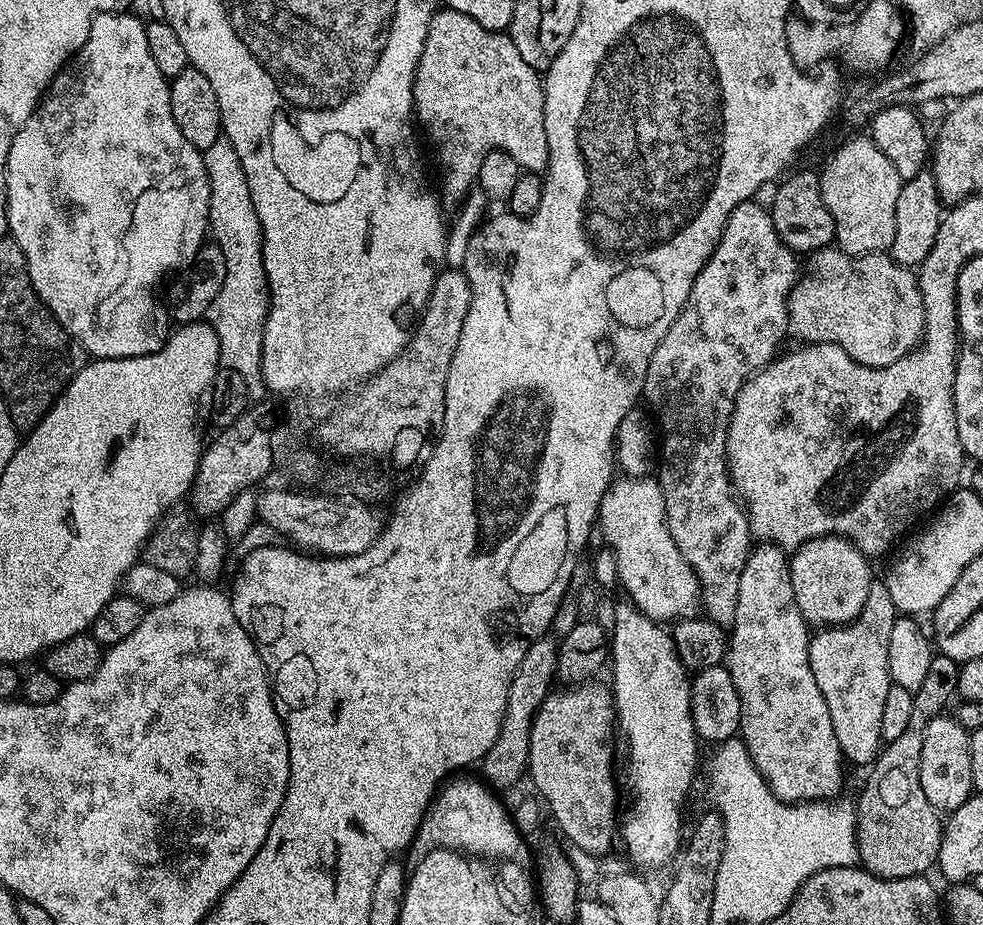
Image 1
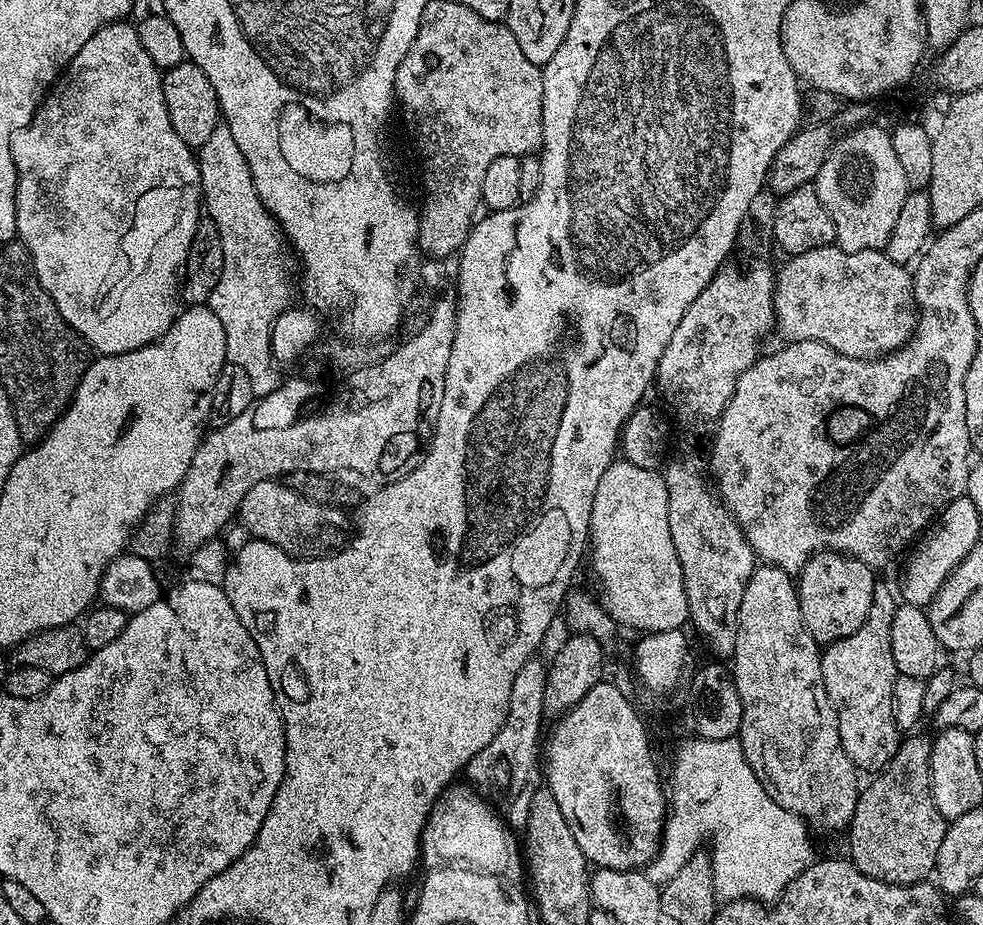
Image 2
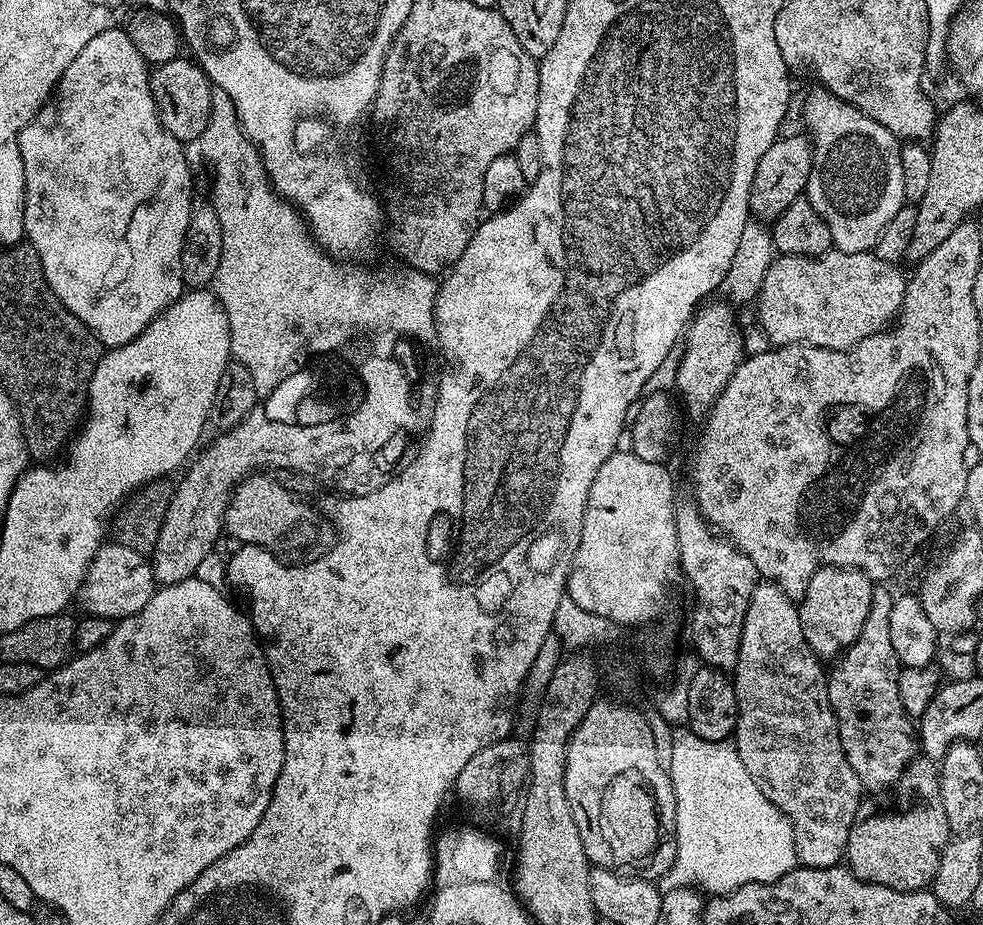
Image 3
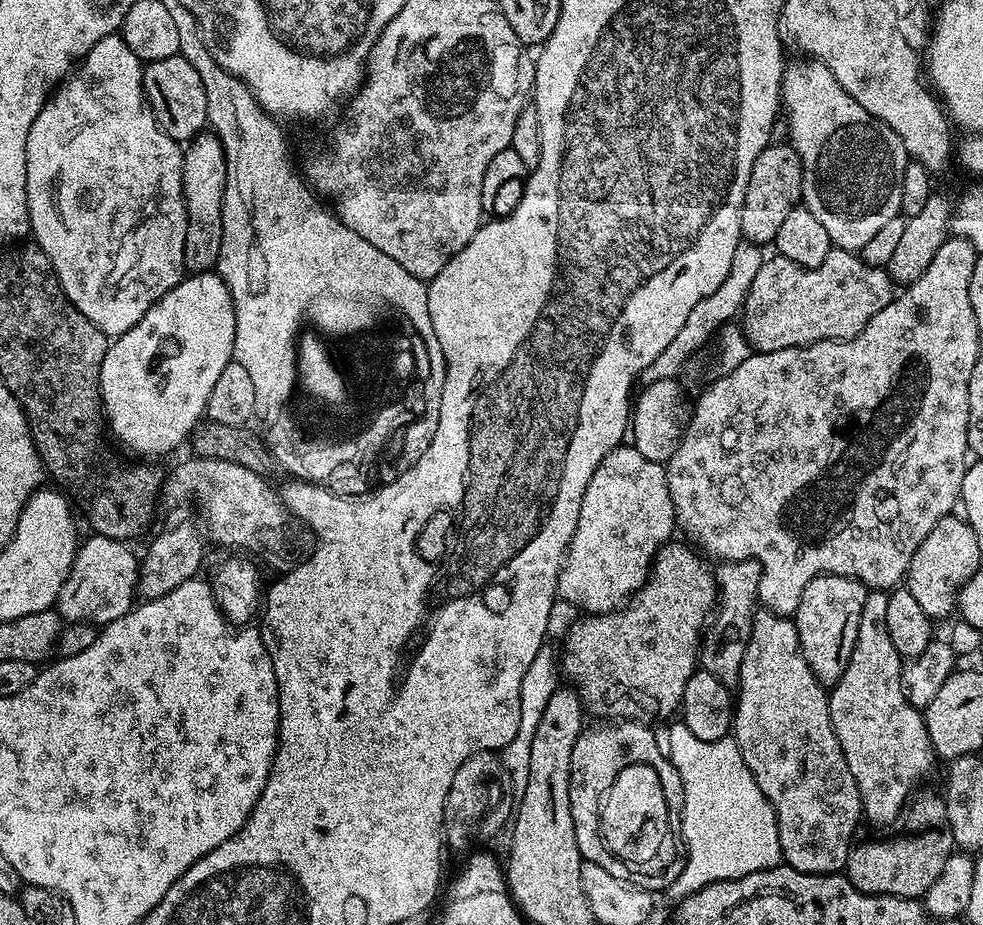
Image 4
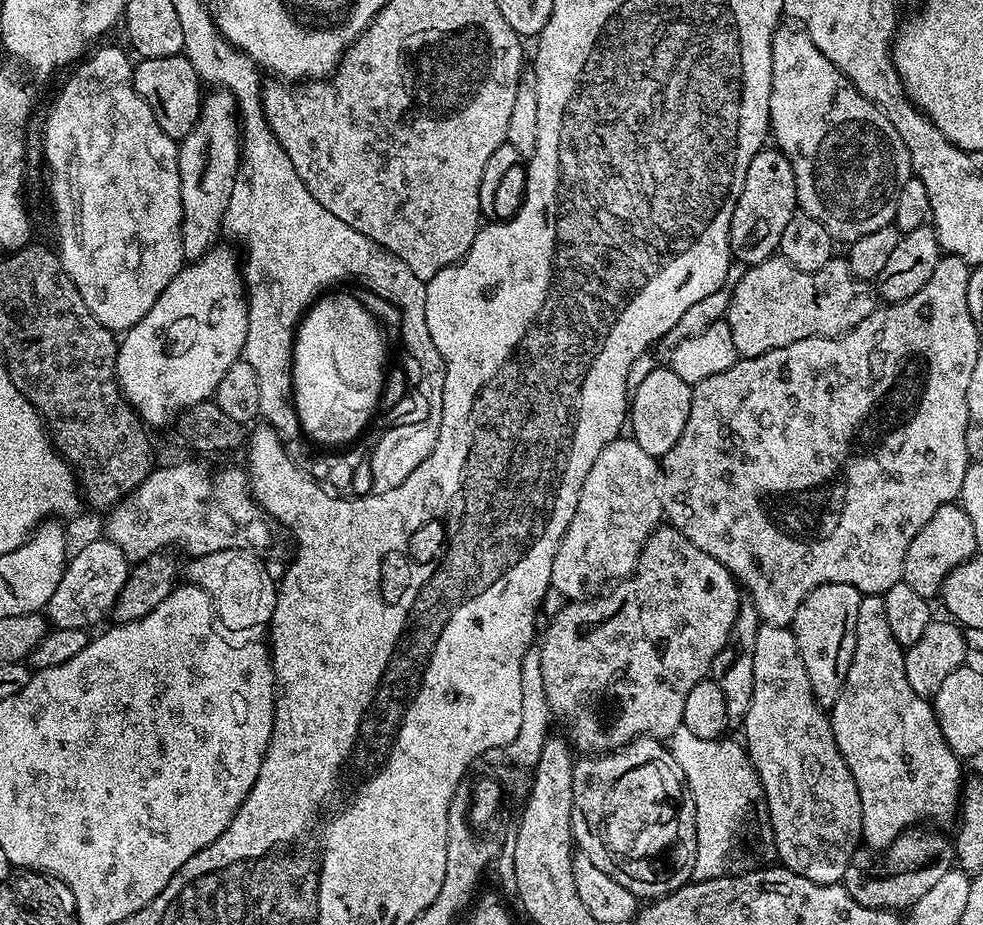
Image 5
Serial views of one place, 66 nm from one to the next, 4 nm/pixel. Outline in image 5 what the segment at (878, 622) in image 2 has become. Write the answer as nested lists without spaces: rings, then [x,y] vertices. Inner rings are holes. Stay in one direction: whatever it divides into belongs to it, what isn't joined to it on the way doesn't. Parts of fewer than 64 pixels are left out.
[[[861,595],[858,602],[858,626],[854,626],[856,641],[854,642],[854,658],[850,662],[850,670],[846,674],[846,682],[842,686],[842,694],[838,694],[838,702],[830,709],[830,719],[834,738],[838,742],[838,750],[850,766],[850,774],[854,774],[854,782],[858,786],[858,794],[862,798],[862,840],[869,849],[883,850],[894,843],[904,831],[911,829],[913,826],[920,826],[923,820],[948,820],[957,815],[960,807],[960,789],[962,787],[962,775],[960,776],[961,757],[946,746],[946,738],[942,738],[942,730],[936,721],[935,707],[925,697],[919,696],[906,682],[906,666],[904,665],[905,649],[896,641],[894,634],[890,634],[890,626],[886,623],[886,606],[884,605],[883,595],[866,596]]]

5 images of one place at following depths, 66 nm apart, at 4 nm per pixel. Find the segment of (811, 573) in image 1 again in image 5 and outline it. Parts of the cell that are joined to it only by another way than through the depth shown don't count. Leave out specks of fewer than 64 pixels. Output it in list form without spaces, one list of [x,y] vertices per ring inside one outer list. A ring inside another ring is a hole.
[[[830,582],[810,590],[808,597],[798,606],[791,622],[792,633],[798,642],[802,666],[806,666],[806,678],[810,678],[810,690],[821,708],[830,710],[842,694],[850,662],[854,658],[854,626],[858,626],[858,602],[861,593],[854,586],[842,582]]]

